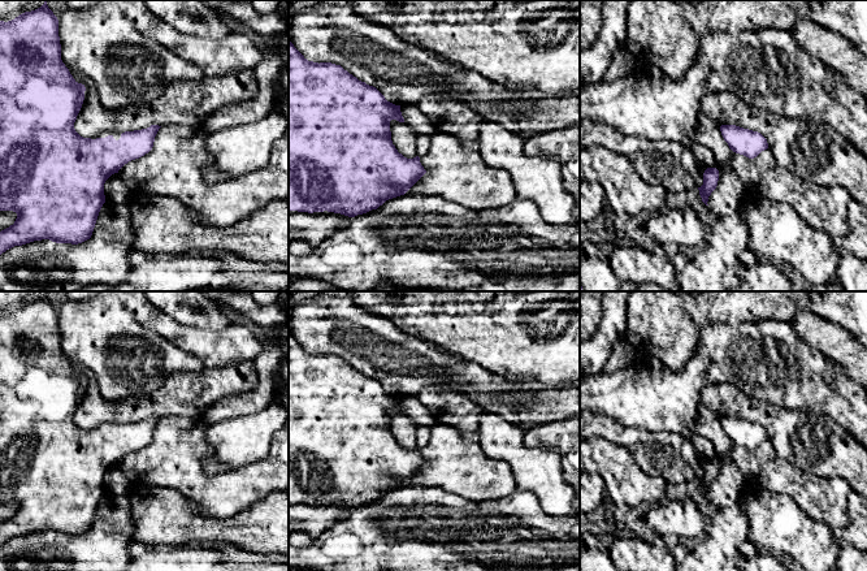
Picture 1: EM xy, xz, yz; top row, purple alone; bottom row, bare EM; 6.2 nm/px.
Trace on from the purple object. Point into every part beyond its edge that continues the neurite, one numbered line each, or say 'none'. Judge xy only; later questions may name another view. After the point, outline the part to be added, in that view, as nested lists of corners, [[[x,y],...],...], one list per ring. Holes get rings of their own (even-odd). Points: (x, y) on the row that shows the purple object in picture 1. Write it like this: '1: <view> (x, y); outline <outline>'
1: xy (116, 134); outline [[[104,131],[96,137],[94,137],[92,139],[96,139],[96,138],[105,138],[108,135],[112,135],[116,140],[118,140],[121,138],[121,134],[120,131]]]

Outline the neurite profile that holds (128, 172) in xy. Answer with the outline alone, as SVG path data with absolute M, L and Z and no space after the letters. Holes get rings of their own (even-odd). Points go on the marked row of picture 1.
M289 61L281 73L282 101L274 109L287 120L287 127L272 148L272 157L263 169L242 176L225 177L214 183L207 183L204 166L213 163L205 150L203 129L182 125L164 125L159 129L152 150L144 156L125 164L118 174L133 193L162 195L178 199L190 213L192 222L218 226L231 225L263 209L274 200L289 202Z

